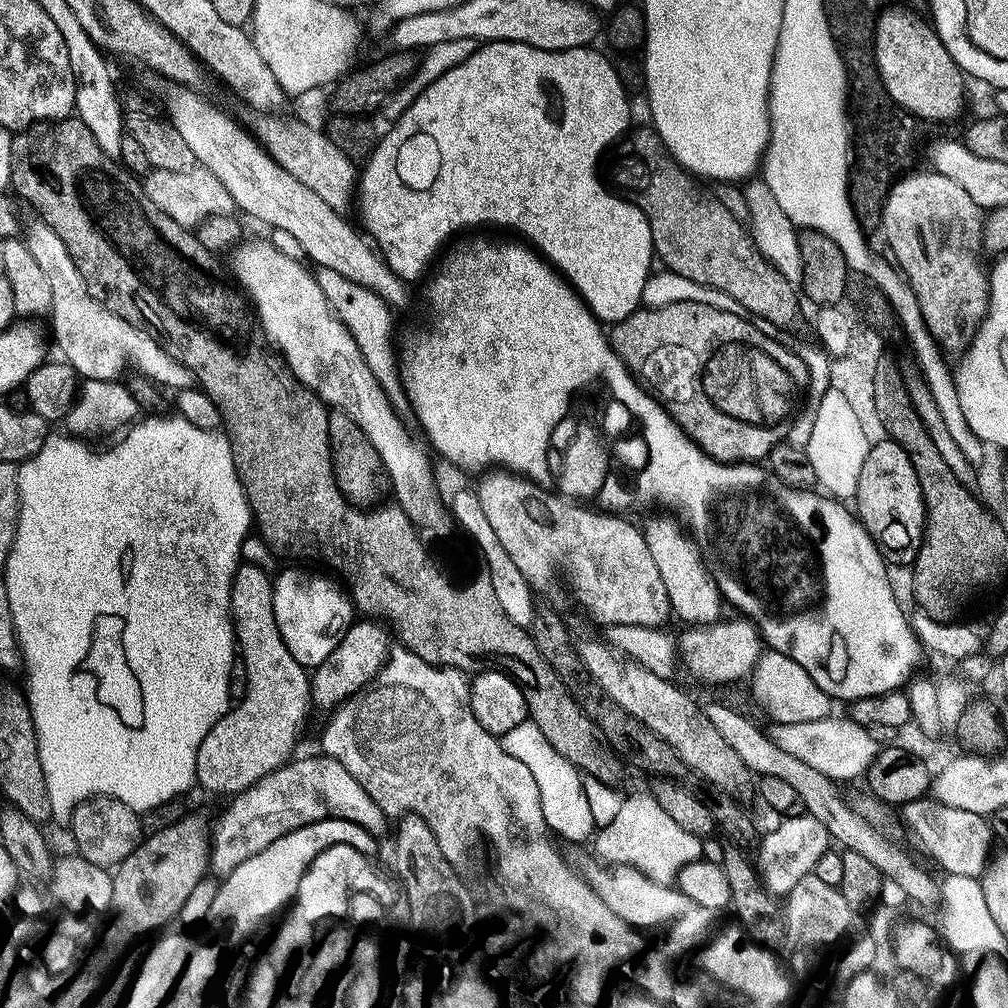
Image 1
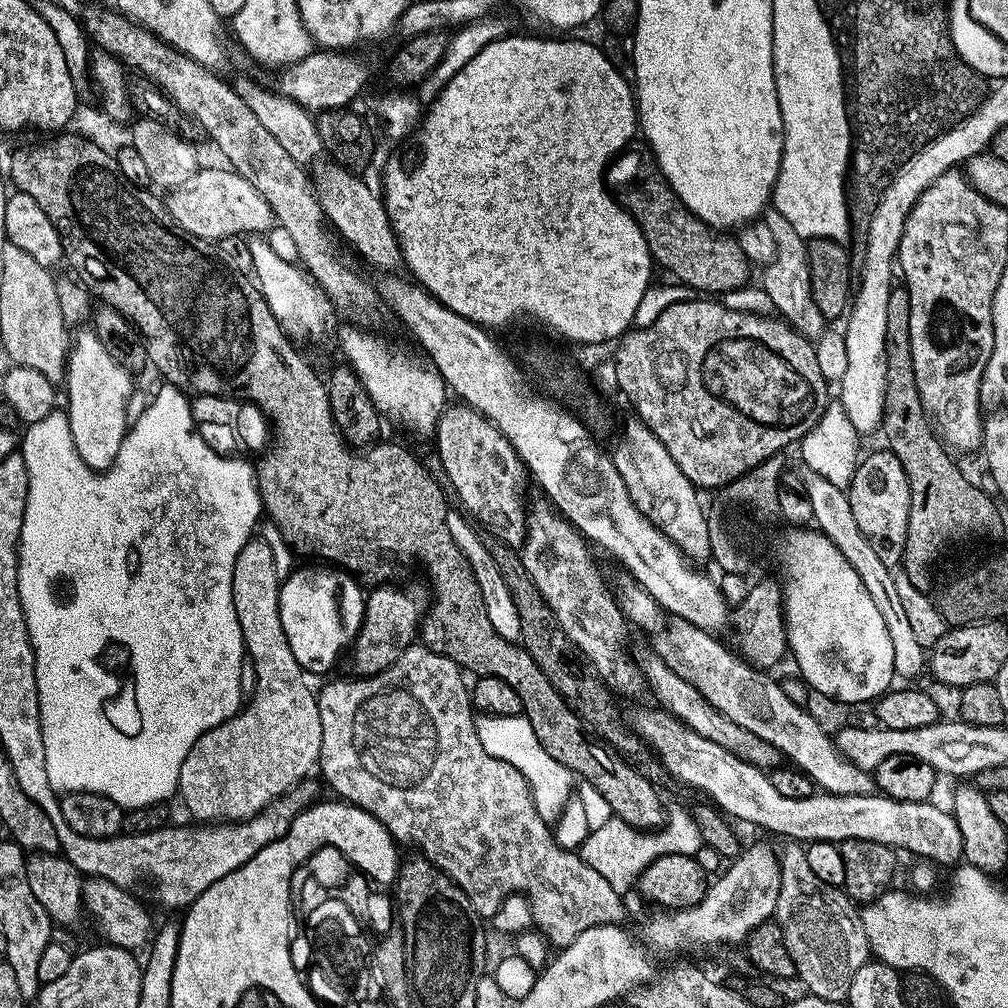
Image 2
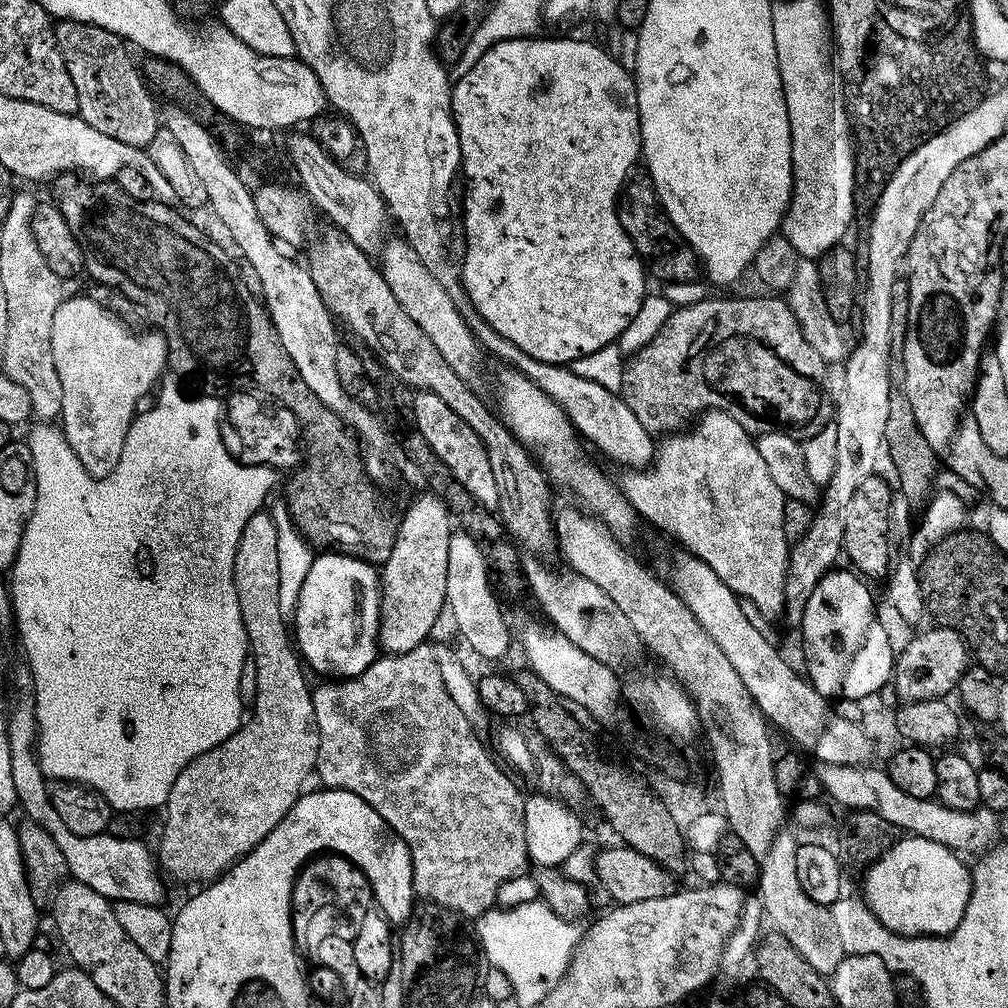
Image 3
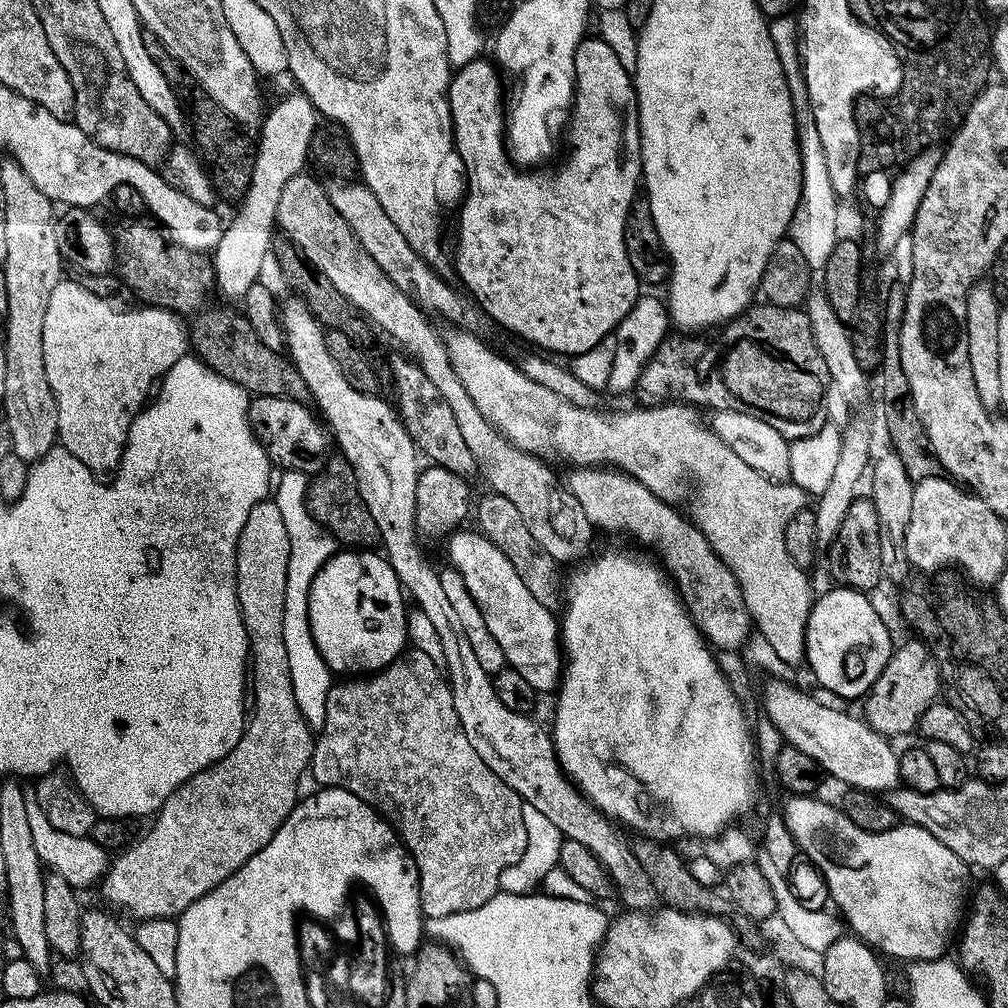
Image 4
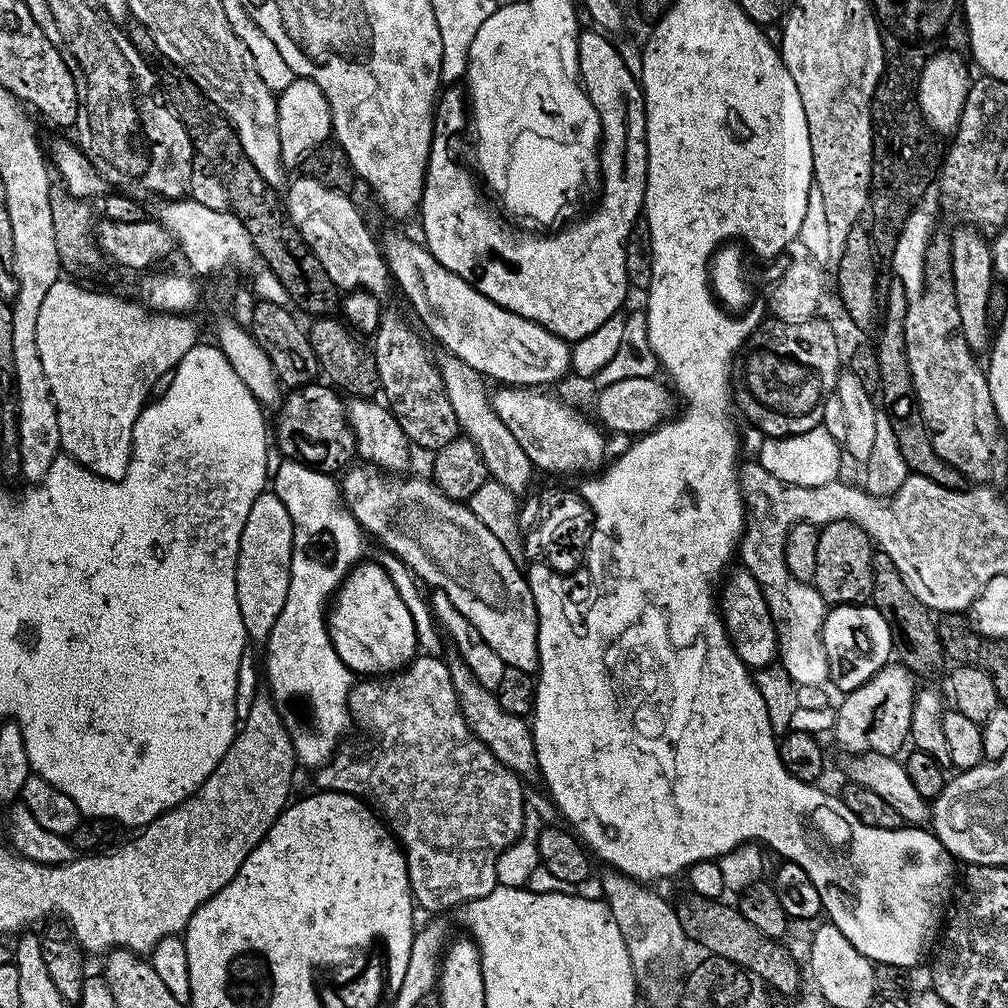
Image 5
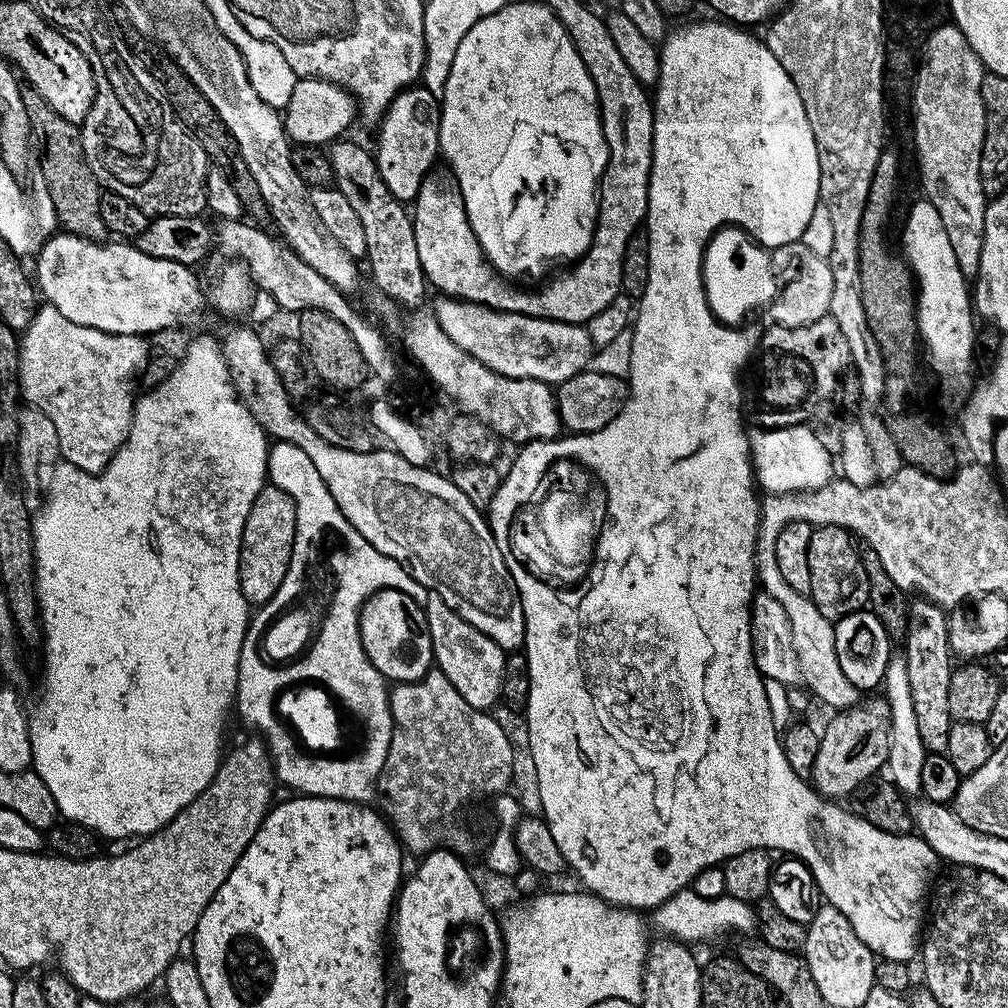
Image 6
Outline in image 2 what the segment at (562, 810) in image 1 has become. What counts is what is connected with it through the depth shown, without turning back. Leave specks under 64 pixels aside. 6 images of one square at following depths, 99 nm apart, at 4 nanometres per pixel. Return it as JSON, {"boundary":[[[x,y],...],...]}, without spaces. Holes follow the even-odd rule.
{"boundary":[[[479,713],[475,720],[475,732],[491,757],[508,762],[526,778],[535,798],[535,808],[539,816],[546,822],[558,819],[569,797],[573,795],[574,774],[556,758],[550,757],[538,740],[529,720],[522,714],[500,716]]]}

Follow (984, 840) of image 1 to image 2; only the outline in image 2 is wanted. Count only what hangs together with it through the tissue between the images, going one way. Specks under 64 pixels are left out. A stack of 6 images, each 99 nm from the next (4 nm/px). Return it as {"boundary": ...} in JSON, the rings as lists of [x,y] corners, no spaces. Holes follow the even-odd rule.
{"boundary":[[[638,706],[626,716],[627,723],[637,737],[643,739],[645,745],[655,754],[663,766],[665,773],[671,778],[696,788],[708,797],[725,815],[731,819],[738,818],[744,822],[770,830],[774,834],[788,836],[803,842],[824,840],[840,843],[846,839],[866,839],[895,850],[908,850],[920,855],[920,858],[931,860],[933,863],[955,865],[963,857],[963,840],[961,828],[957,824],[955,815],[933,801],[906,802],[891,799],[889,796],[871,792],[866,795],[834,795],[832,793],[814,792],[806,798],[787,798],[779,794],[773,787],[771,777],[760,768],[744,759],[738,758],[730,750],[702,737],[694,730],[690,730],[681,720],[659,706]]]}

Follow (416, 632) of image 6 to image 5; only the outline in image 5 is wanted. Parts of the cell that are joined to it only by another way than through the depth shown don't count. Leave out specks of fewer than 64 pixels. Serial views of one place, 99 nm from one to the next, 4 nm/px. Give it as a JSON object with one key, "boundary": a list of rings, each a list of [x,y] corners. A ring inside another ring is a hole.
{"boundary":[[[361,562],[355,565],[336,589],[327,609],[326,619],[334,650],[353,674],[359,674],[364,678],[376,678],[381,674],[399,672],[400,669],[407,668],[417,655],[414,618],[410,618],[410,610],[406,610],[406,602],[402,602],[402,594],[394,586],[383,563]]]}

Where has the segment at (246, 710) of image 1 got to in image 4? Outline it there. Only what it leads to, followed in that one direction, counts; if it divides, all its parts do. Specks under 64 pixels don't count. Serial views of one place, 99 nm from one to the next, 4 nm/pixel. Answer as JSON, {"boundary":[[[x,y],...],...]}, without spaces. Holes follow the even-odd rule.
{"boundary":[[[265,498],[259,500],[254,506],[254,510],[250,510],[250,518],[246,518],[246,526],[242,526],[242,534],[238,538],[238,546],[236,547],[236,593],[238,594],[238,602],[240,603],[240,613],[242,614],[242,622],[244,629],[248,635],[248,651],[250,653],[250,696],[256,699],[256,713],[251,713],[250,719],[245,723],[244,733],[238,742],[238,746],[234,746],[234,750],[230,750],[230,754],[226,754],[226,758],[222,758],[218,762],[214,762],[206,770],[202,770],[198,774],[194,774],[194,778],[190,778],[186,783],[176,791],[173,796],[168,798],[160,807],[160,811],[155,815],[154,821],[157,820],[152,828],[148,829],[137,839],[136,843],[131,844],[124,851],[121,851],[113,859],[108,871],[108,883],[110,882],[110,890],[114,894],[118,894],[126,898],[128,905],[133,906],[138,910],[143,919],[148,918],[176,918],[179,917],[186,909],[190,907],[198,898],[204,896],[210,890],[218,887],[226,878],[230,877],[238,869],[241,868],[254,854],[258,854],[258,850],[262,850],[262,846],[266,846],[266,842],[270,842],[270,838],[274,838],[275,832],[282,826],[282,822],[286,822],[286,818],[292,812],[293,808],[298,803],[298,795],[296,791],[300,788],[300,775],[309,771],[312,763],[312,745],[314,743],[313,729],[308,727],[308,723],[302,718],[302,714],[298,710],[298,702],[294,702],[294,686],[290,682],[290,666],[286,658],[286,642],[282,638],[282,618],[286,610],[286,586],[288,585],[288,563],[290,562],[290,534],[286,534],[286,525],[282,522],[282,510],[278,510],[275,499]]]}

